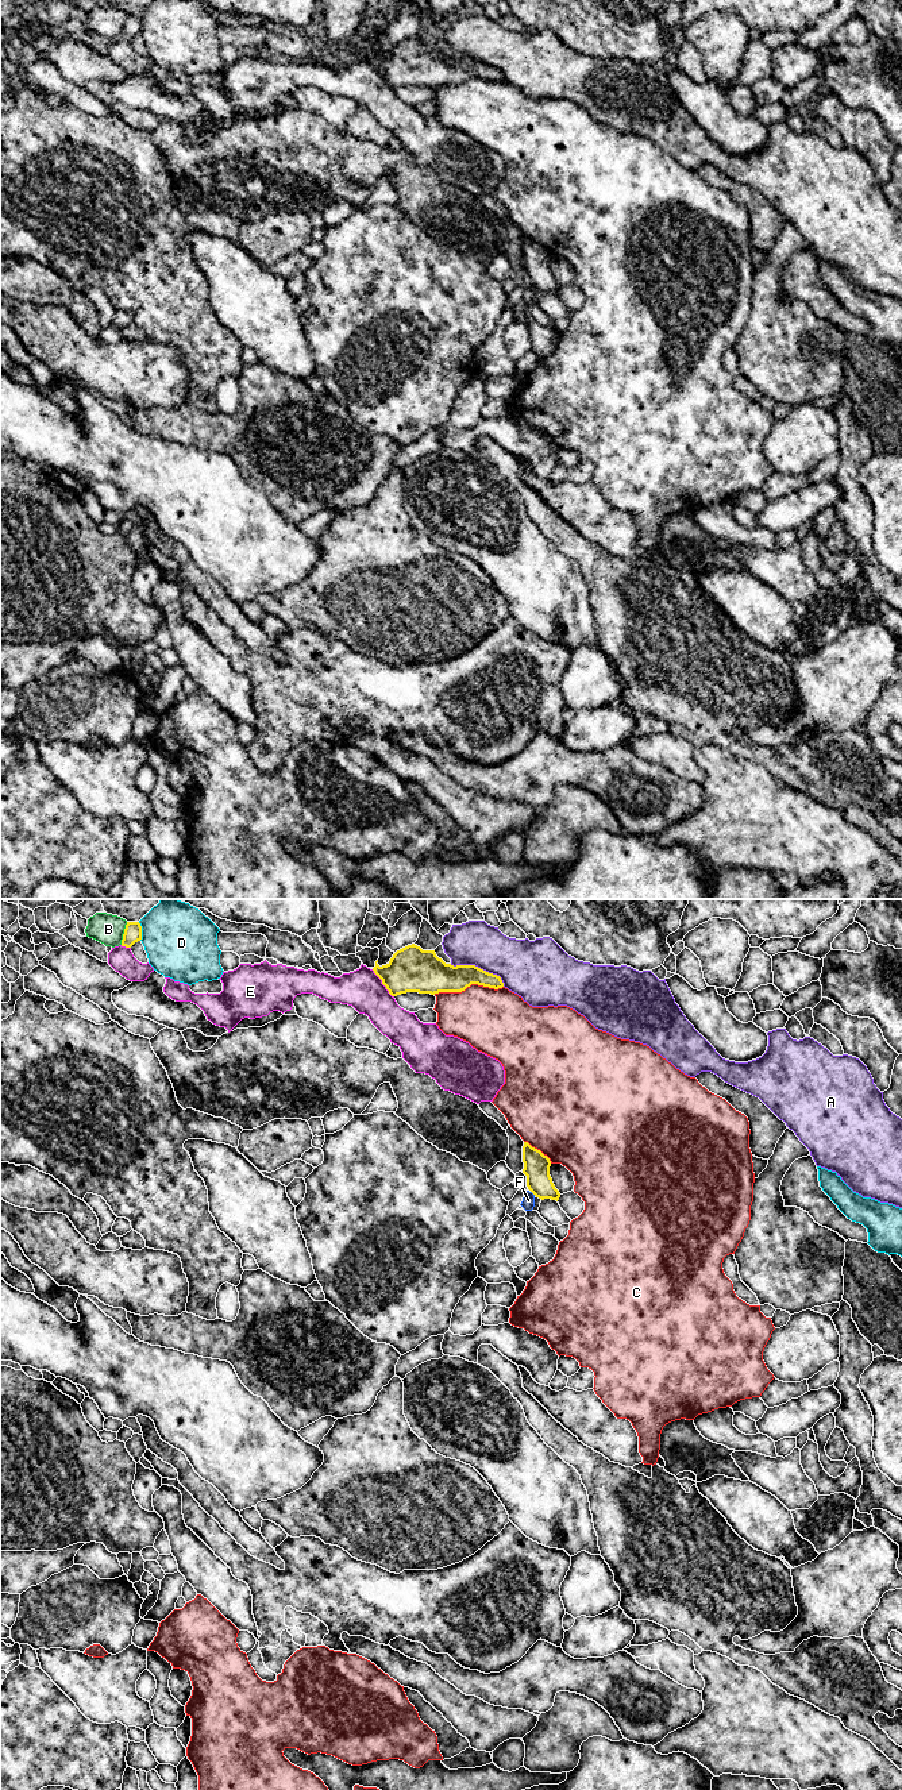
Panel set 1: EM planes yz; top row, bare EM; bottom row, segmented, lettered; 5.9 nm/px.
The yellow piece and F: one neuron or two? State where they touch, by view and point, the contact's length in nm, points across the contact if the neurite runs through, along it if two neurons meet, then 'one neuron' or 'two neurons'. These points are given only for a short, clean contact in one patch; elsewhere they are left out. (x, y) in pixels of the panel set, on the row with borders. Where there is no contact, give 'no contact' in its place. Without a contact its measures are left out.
yz (534, 1194) | 40 nm | along yz (531, 1191), (535, 1195) | two neurons

